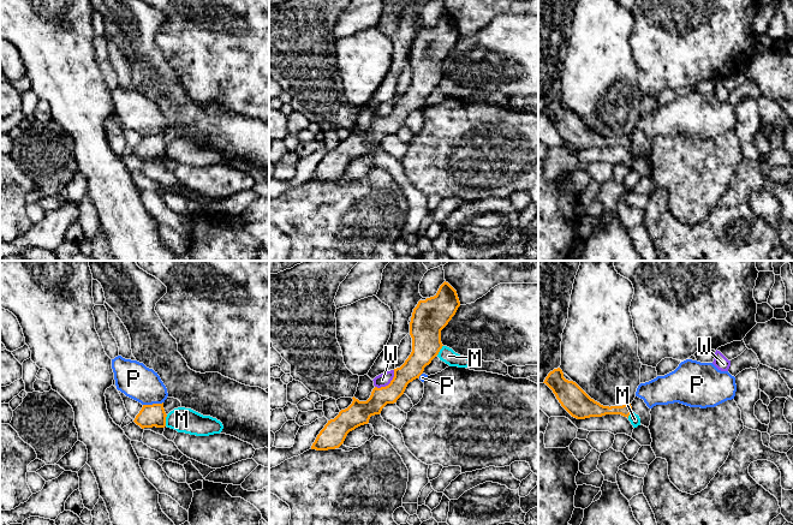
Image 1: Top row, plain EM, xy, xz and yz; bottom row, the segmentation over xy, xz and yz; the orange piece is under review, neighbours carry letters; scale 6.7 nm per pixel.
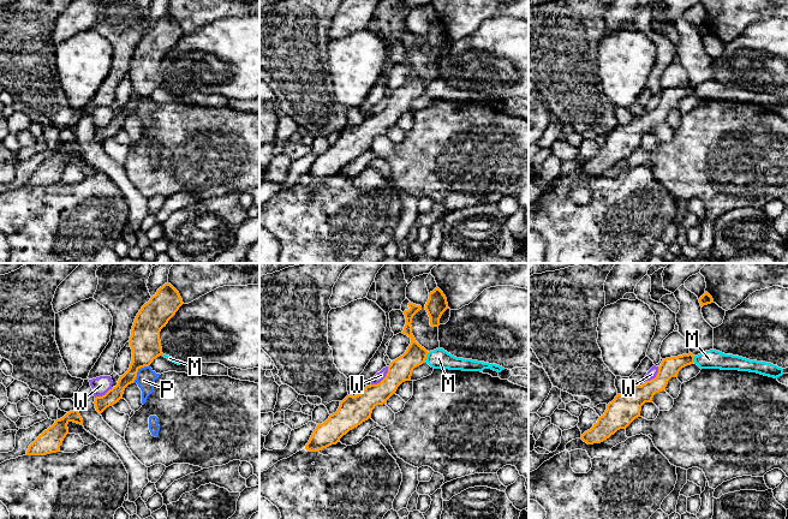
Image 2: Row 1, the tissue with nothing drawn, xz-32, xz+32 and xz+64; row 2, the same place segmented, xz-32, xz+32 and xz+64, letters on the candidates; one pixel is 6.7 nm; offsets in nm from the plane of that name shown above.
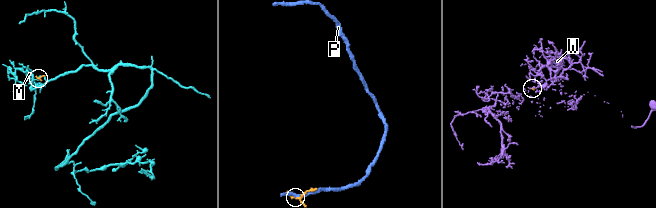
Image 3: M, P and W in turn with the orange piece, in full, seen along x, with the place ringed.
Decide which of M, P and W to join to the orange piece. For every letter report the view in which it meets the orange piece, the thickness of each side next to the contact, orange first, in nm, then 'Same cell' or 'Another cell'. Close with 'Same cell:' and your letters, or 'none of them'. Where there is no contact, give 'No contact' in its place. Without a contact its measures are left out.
M: Touches orange in xy. Thickness 150 nm (orange) against 160 nm. Another cell
P: Touches orange in xy. Thickness 150 nm (orange) against 240 nm. Another cell
W: Touches orange in xz. Thickness 140 nm (orange) against 90 nm. Another cell
Same cell: none of them

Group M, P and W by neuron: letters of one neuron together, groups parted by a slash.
M / P / W

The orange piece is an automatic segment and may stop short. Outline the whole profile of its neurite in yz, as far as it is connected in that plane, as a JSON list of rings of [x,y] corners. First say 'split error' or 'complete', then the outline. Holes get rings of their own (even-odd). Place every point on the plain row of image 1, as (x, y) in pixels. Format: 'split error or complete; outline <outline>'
complete; outline [[[560,99],[550,102],[543,114],[553,121],[561,137],[577,150],[606,145],[621,145],[628,149],[633,143],[631,135],[609,138],[595,132],[576,113],[566,111]]]

